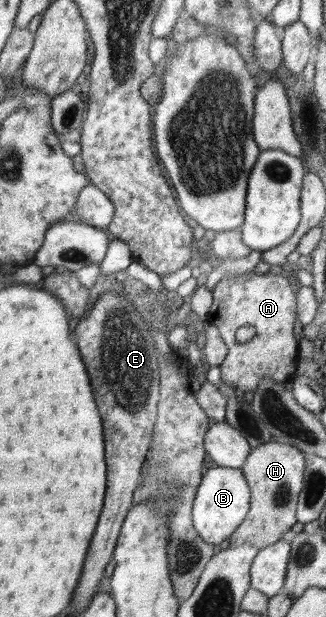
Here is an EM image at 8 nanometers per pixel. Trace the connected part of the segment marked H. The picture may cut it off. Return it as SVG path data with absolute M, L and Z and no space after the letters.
M272 439L268 443L252 447L241 470L251 489L251 500L244 522L229 538L230 548L250 544L258 552L262 552L268 545L276 544L280 538L287 538L291 528L297 523L297 501L303 484L305 453L295 445Z

